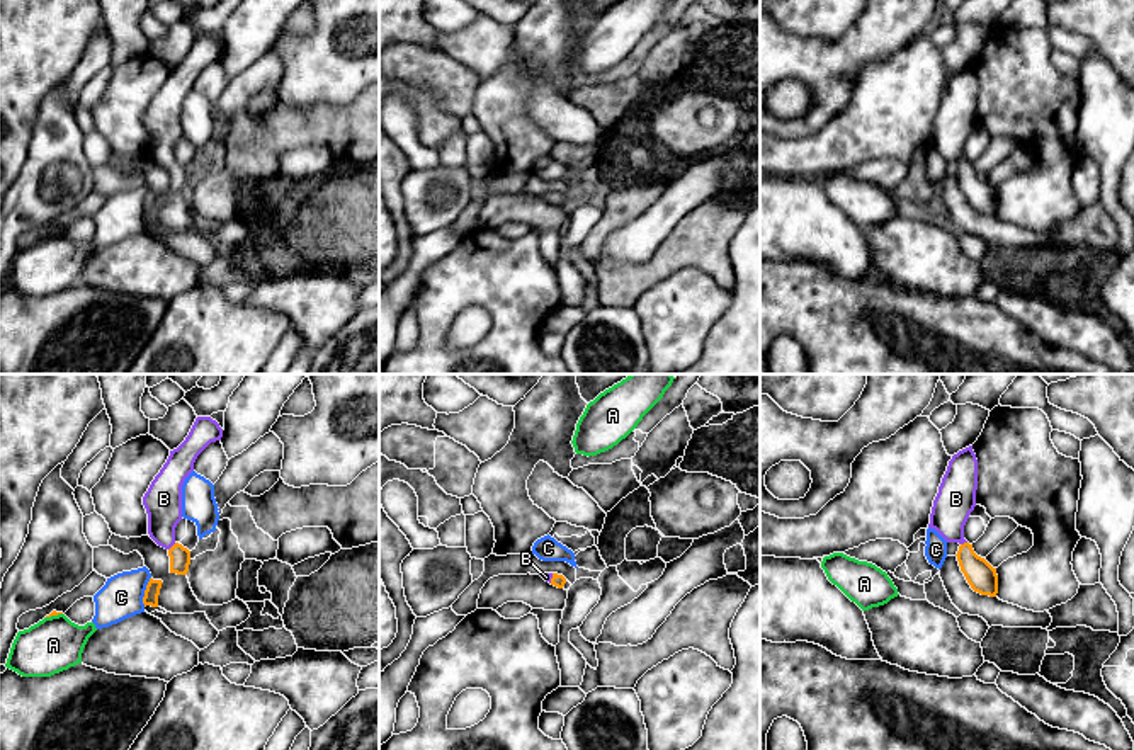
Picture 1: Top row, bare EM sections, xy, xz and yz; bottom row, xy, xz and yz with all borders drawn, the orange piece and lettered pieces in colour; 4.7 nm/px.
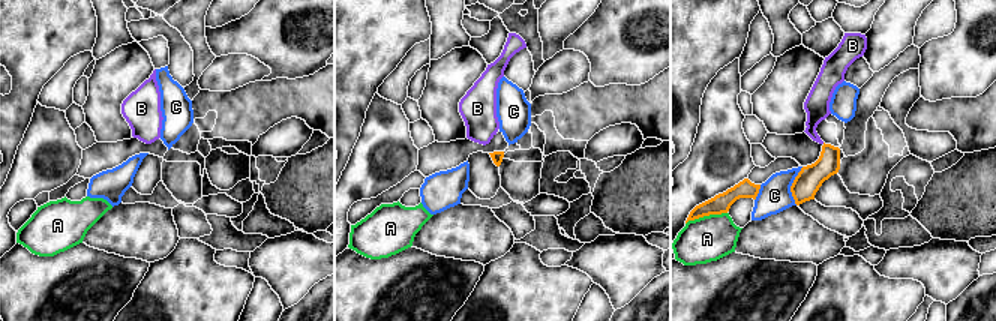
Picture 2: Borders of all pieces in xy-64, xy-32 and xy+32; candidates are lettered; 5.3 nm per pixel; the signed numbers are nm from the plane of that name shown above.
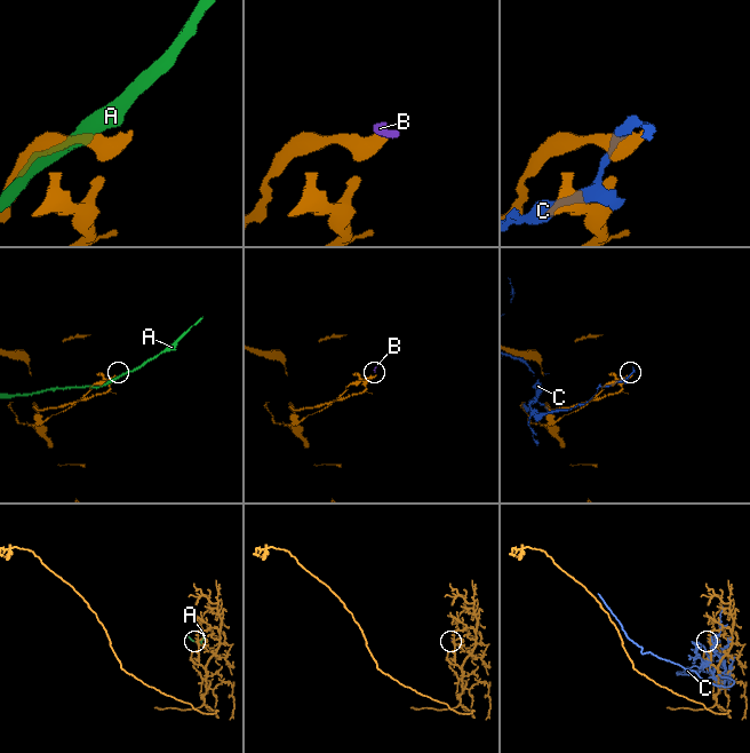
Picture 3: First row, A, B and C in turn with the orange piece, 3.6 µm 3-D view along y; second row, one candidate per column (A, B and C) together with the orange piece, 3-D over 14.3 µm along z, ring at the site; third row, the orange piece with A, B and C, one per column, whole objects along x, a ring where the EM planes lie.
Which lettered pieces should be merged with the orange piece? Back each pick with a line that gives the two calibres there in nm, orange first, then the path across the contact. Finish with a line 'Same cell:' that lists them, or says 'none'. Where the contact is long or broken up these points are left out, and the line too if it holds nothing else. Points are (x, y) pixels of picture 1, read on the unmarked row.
B: 100 nm thick on the orange side, 180 nm on the other; runs through xy (179, 176), (172, 165), (164, 155), (164, 118)
Same cell: B

